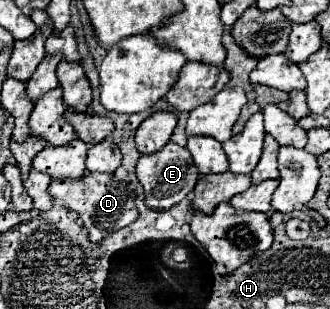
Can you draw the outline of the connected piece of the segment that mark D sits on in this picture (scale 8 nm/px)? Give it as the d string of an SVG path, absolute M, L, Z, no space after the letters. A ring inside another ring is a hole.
M89 172L81 176L79 180L51 180L49 194L59 200L65 208L79 214L83 220L83 226L89 232L91 242L101 242L107 234L129 226L137 220L137 208L133 200L133 192L129 192L127 182L121 182L115 178L115 174L101 174L101 172Z

